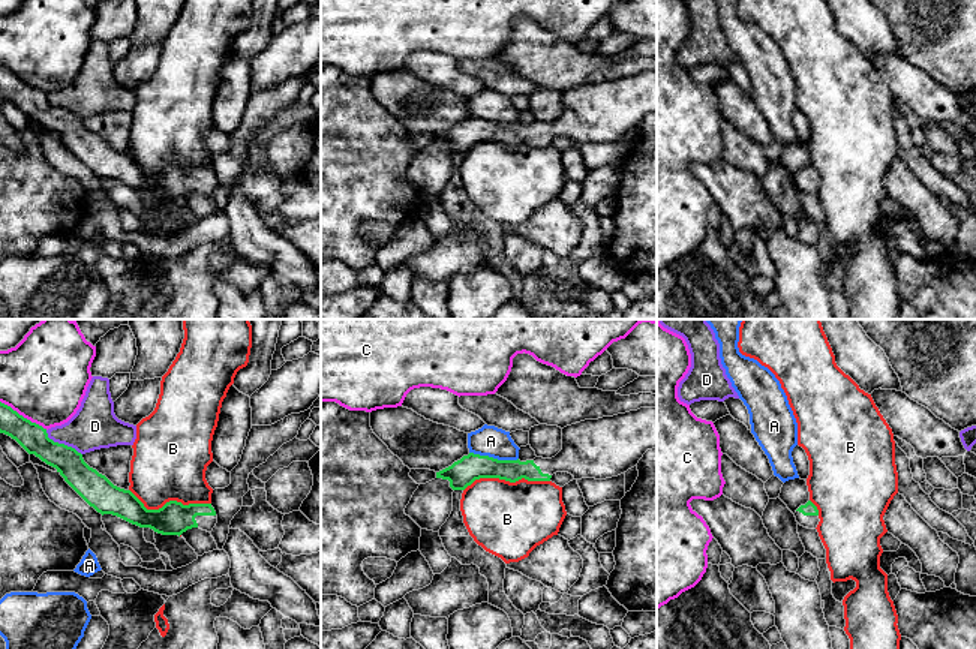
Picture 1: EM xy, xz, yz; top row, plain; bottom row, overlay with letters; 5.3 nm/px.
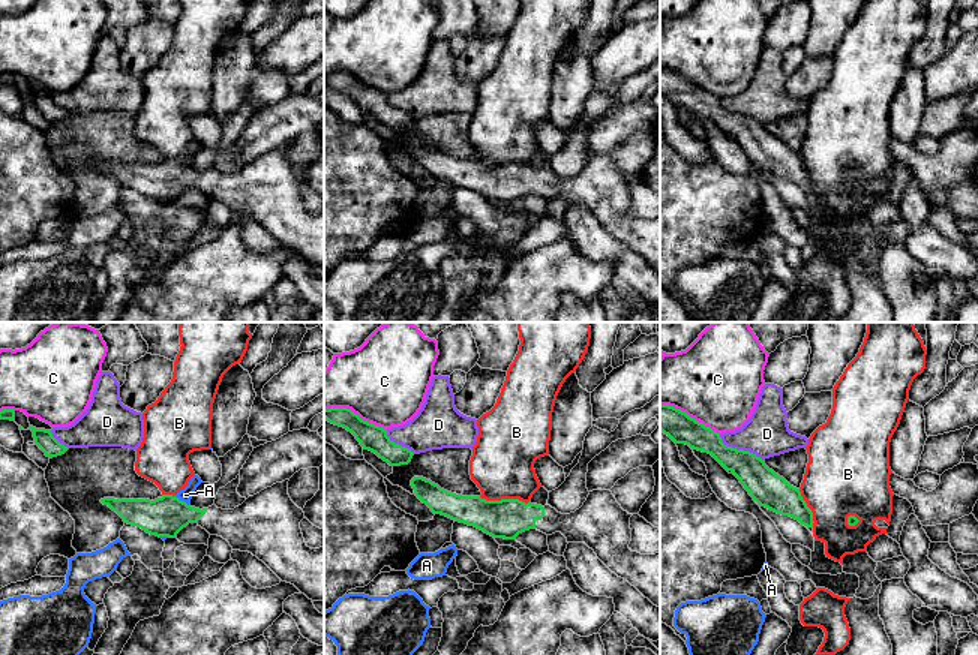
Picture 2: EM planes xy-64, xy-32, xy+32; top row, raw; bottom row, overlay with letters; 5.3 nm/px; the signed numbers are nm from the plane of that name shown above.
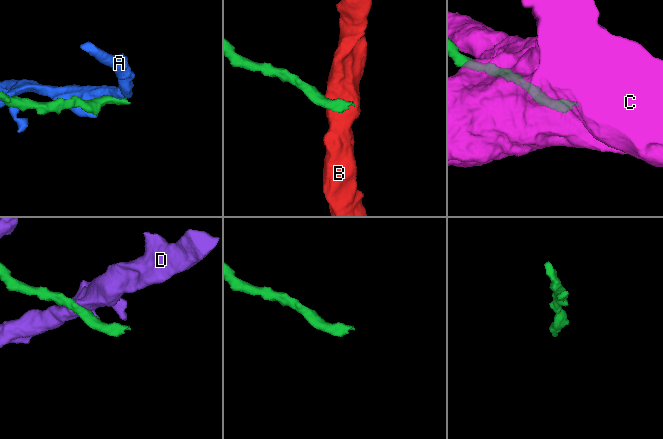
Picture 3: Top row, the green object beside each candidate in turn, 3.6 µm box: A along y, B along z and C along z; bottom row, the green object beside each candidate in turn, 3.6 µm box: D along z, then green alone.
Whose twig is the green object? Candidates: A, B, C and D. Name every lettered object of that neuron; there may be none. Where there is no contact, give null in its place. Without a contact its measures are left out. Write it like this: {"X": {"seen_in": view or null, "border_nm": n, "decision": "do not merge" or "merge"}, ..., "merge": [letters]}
{"A": {"seen_in": "xz", "border_nm": 260, "decision": "do not merge"}, "B": {"seen_in": "xz", "border_nm": 460, "decision": "do not merge"}, "C": {"seen_in": "xy", "border_nm": 300, "decision": "do not merge"}, "D": {"seen_in": "xy", "border_nm": 240, "decision": "do not merge"}, "merge": []}

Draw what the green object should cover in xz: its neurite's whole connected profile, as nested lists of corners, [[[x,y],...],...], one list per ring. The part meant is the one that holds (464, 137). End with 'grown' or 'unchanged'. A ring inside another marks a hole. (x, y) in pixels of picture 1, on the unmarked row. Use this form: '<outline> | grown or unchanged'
[[[640,72],[564,91],[562,114],[552,123],[498,124],[469,117],[436,136],[436,142],[448,144],[453,154],[465,154],[480,142],[550,145],[556,136],[568,136],[574,144],[606,144],[634,132],[652,112],[657,112],[657,72]]] | grown

